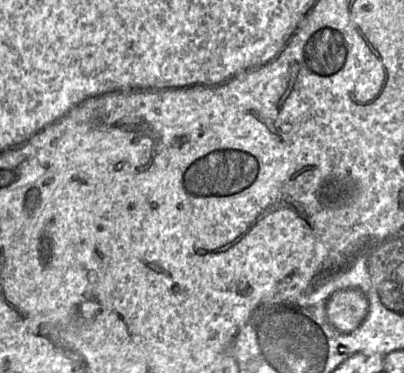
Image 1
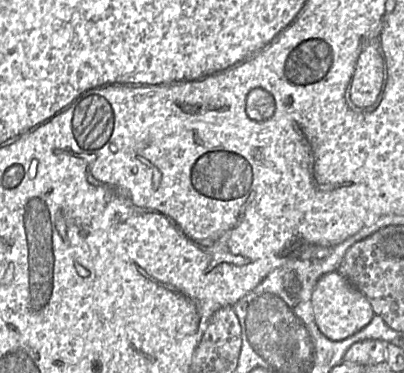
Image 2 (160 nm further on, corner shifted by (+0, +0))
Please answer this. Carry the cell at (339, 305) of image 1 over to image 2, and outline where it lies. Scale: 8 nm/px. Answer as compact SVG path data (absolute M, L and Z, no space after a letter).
M337 271L329 272L318 280L311 301L318 329L332 341L342 341L359 332L375 315L367 298Z

